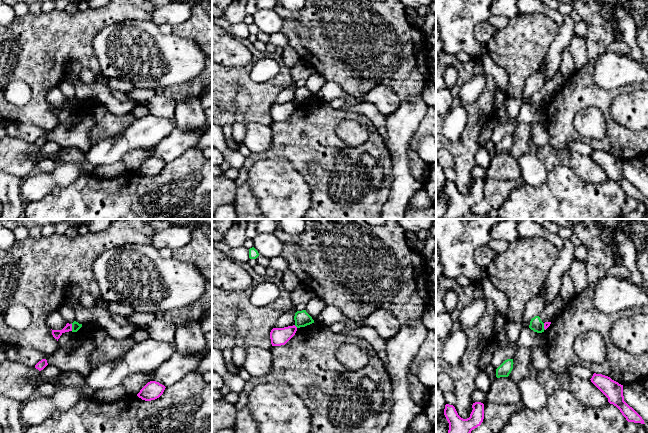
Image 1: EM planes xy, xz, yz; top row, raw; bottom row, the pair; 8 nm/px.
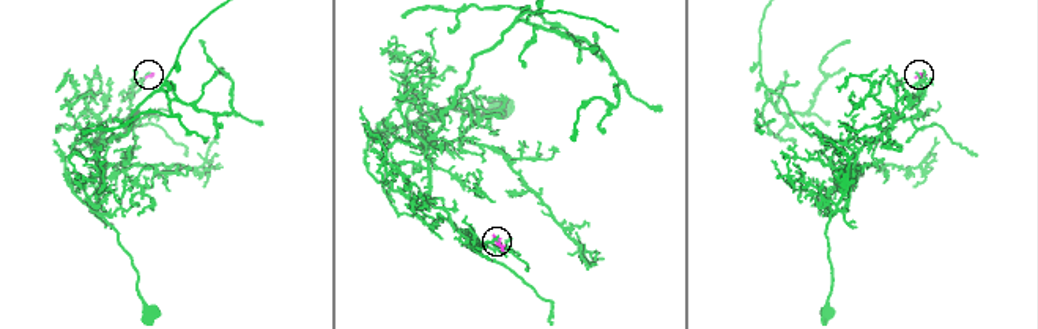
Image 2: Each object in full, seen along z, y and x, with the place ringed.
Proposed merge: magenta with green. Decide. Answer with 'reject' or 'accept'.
reject

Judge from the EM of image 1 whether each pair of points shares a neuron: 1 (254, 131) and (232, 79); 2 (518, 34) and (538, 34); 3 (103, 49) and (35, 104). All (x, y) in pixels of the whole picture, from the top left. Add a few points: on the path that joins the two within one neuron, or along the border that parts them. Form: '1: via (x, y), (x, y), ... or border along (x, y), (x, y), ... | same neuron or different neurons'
1: border along (245, 123), (261, 123), (269, 126) | different neurons
2: via (523, 33), (533, 34) | same neuron
3: border along (98, 32), (94, 39), (97, 75) | different neurons

